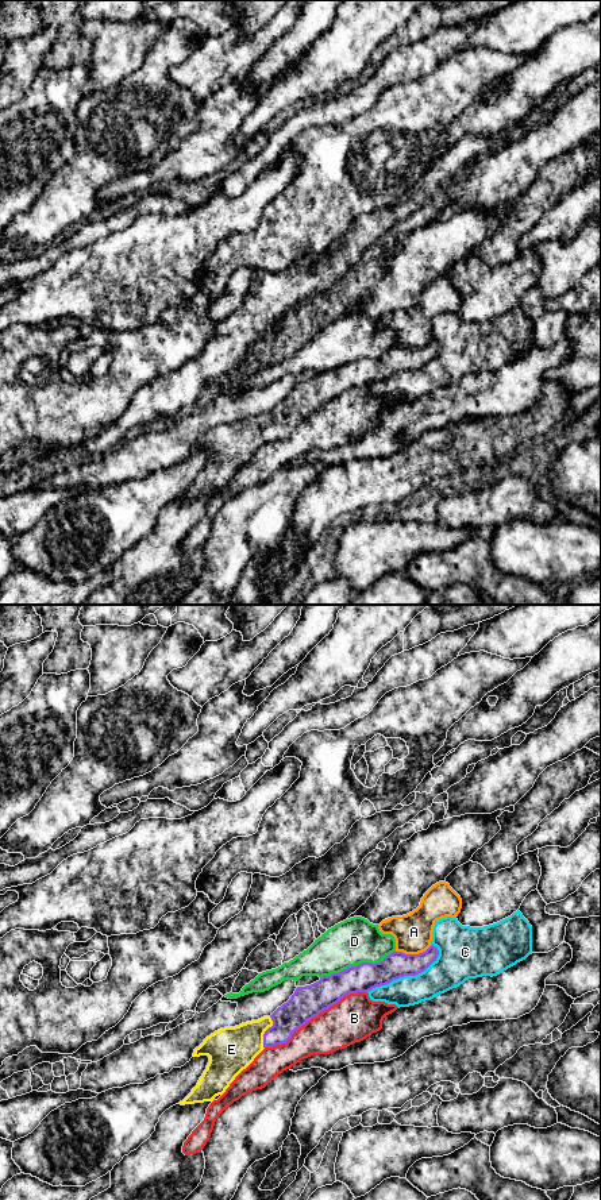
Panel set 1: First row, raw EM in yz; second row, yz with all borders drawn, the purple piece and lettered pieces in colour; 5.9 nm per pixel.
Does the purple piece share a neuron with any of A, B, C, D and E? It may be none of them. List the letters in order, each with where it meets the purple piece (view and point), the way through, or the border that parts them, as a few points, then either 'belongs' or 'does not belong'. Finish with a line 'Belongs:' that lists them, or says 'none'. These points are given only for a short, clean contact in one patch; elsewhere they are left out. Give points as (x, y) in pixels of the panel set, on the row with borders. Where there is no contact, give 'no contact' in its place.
A: contact yz (413, 955); does not belong
B: contact yz (315, 1015); does not belong
C: contact yz (407, 975); does not belong
D: contact yz (357, 965); does not belong
E: contact yz (265, 1033); way yz (293, 1014), (277, 1029), (265, 1033), (257, 1034), (231, 1049); belongs
Belongs: E

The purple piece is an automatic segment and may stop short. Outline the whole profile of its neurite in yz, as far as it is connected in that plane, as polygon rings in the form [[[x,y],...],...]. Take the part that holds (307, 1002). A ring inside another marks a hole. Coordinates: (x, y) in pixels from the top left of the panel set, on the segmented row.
[[[434,945],[419,954],[393,952],[381,962],[362,962],[339,973],[323,976],[319,981],[311,985],[297,987],[290,999],[278,1007],[270,1016],[263,1016],[258,1020],[215,1031],[194,1049],[193,1057],[208,1056],[209,1062],[197,1085],[182,1101],[180,1101],[180,1104],[185,1106],[212,1101],[216,1096],[226,1092],[235,1077],[246,1069],[265,1047],[286,1043],[292,1038],[293,1033],[308,1020],[317,1016],[324,1010],[328,1010],[350,993],[369,992],[375,987],[386,985],[400,977],[416,976],[424,972],[434,961],[436,961],[438,956],[439,950]]]

